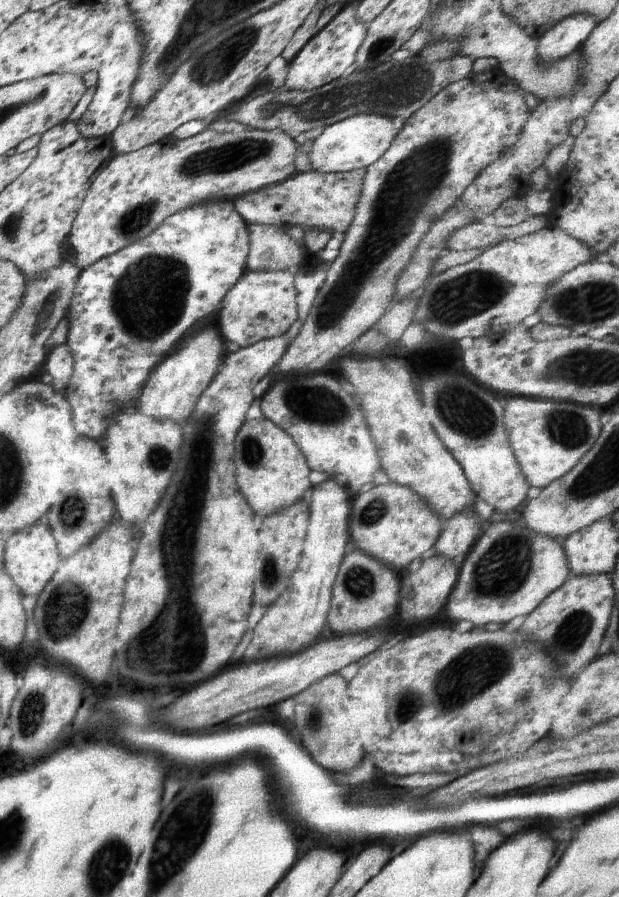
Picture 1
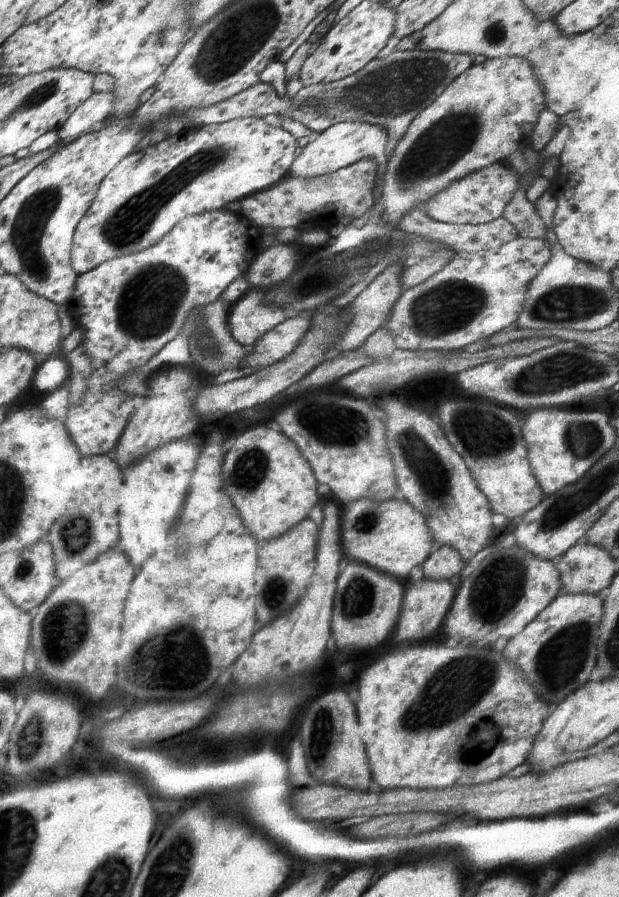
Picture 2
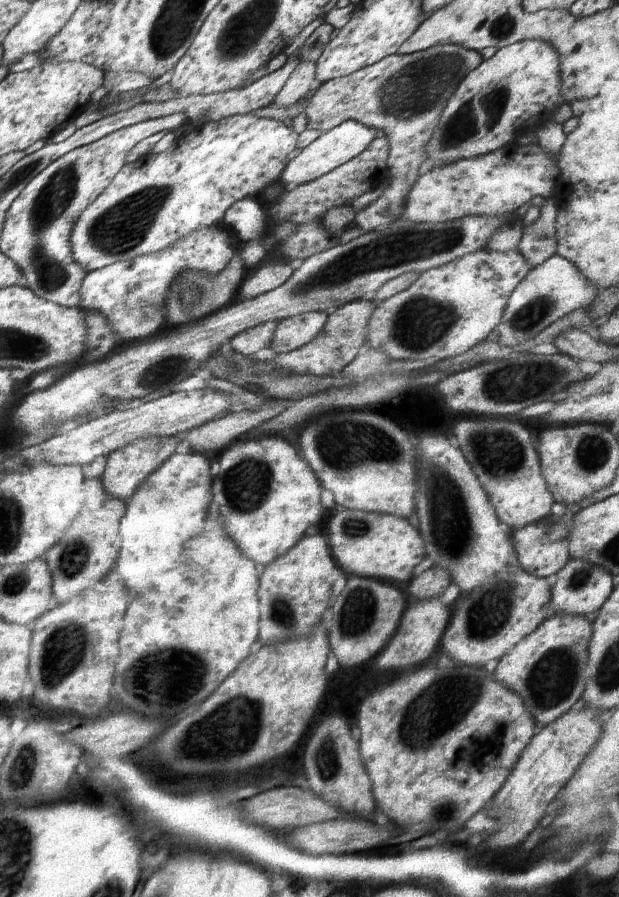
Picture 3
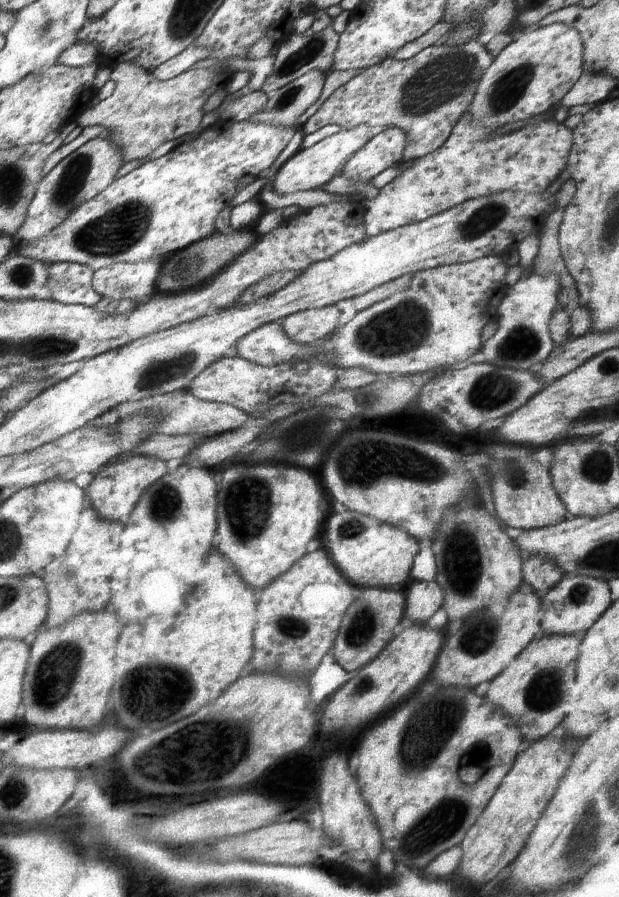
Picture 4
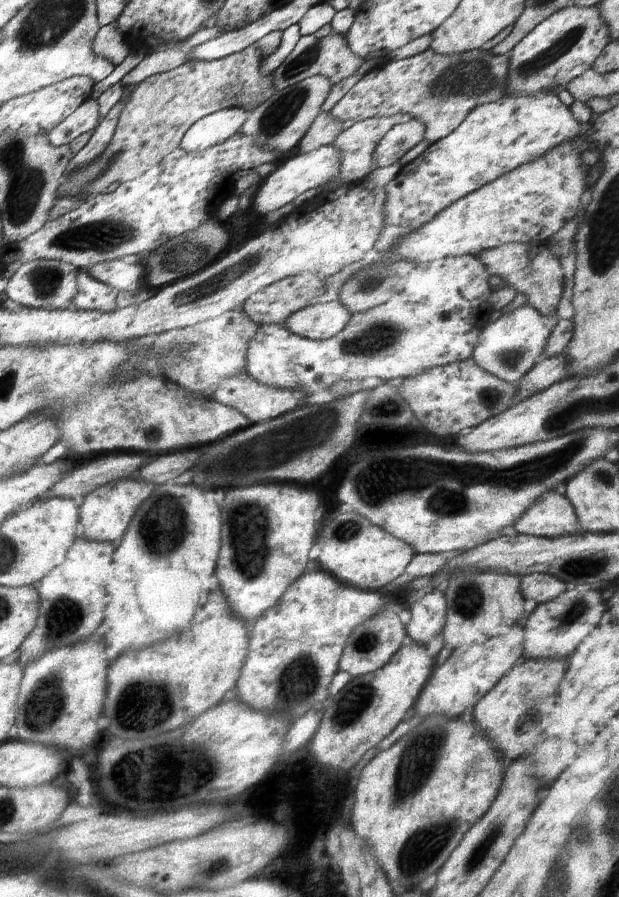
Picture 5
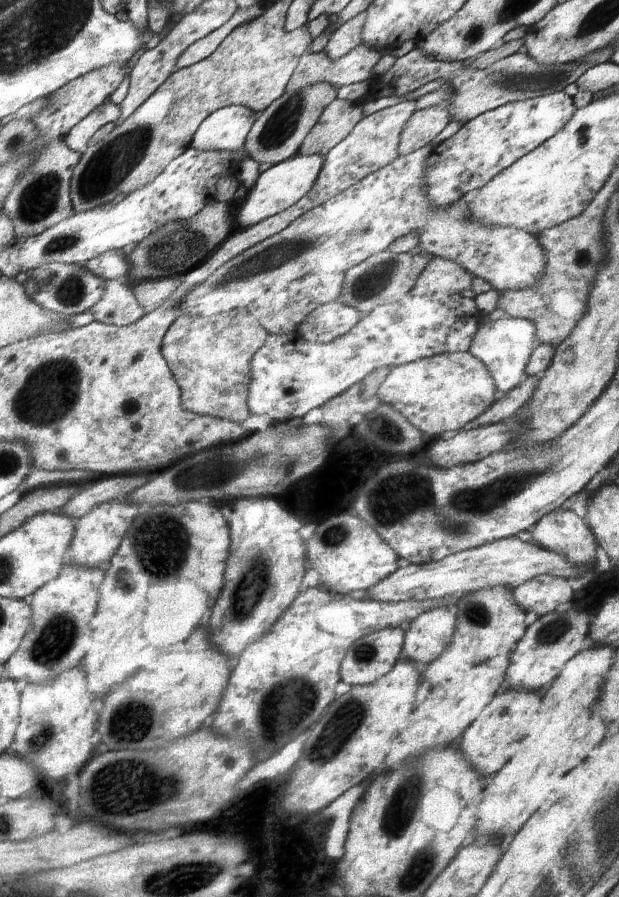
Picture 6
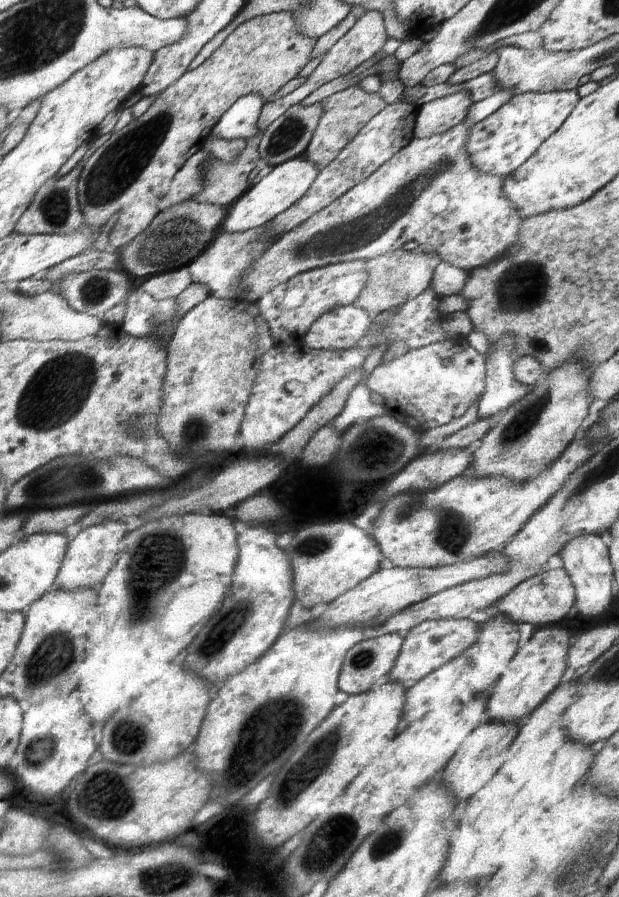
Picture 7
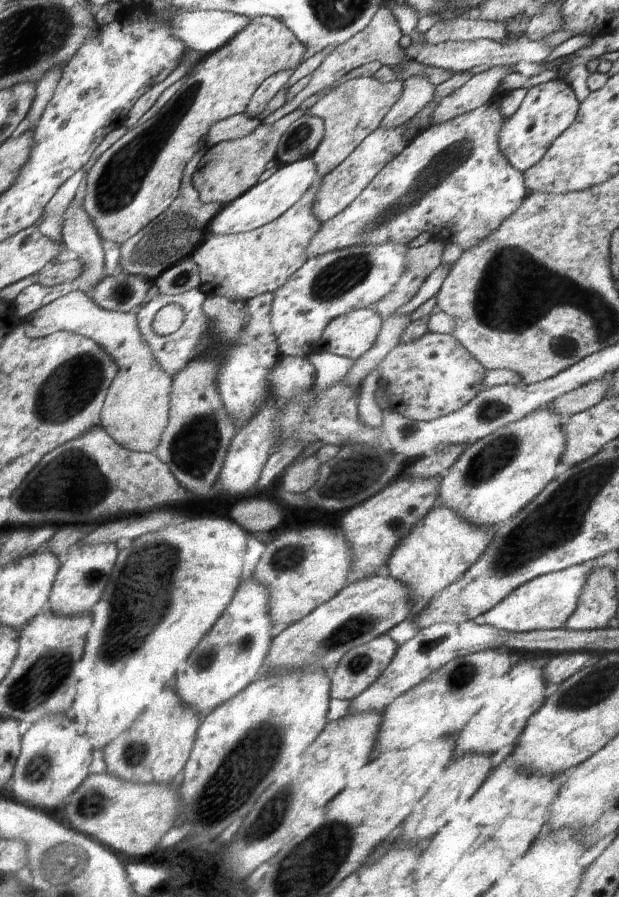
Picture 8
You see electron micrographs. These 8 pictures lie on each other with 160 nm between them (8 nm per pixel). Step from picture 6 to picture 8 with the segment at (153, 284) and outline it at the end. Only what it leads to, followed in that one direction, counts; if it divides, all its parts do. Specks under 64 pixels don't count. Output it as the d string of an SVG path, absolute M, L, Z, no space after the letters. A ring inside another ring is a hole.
M191 257L184 258L168 268L168 271L153 283L158 286L161 294L170 296L199 289L203 284L200 278L200 268Z

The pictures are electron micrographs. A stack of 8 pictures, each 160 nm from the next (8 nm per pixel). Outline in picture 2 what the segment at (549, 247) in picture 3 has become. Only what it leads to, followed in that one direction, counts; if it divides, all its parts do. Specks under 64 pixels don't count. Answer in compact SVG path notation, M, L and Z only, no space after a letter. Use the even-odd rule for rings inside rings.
M518 186L514 199L507 204L504 218L508 219L518 231L518 236L528 238L545 238L547 228L538 216L535 206L527 199L527 193Z

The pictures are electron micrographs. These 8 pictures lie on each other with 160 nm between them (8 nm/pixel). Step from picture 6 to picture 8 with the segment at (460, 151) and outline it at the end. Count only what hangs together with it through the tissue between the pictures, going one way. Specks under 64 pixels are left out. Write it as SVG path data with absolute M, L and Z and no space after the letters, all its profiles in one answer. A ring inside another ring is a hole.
M552 80L528 89L522 104L508 118L501 131L500 145L504 156L519 172L530 171L544 158L552 144L576 122L580 107L575 90L564 80Z

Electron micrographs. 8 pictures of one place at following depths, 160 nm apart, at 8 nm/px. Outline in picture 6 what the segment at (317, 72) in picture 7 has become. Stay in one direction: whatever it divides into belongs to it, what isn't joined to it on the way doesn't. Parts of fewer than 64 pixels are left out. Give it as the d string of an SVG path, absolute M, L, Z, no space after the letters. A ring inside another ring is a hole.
M362 12L355 19L344 22L334 30L324 48L326 56L338 60L350 55L356 48L362 47L367 42L364 33L368 18L368 12Z

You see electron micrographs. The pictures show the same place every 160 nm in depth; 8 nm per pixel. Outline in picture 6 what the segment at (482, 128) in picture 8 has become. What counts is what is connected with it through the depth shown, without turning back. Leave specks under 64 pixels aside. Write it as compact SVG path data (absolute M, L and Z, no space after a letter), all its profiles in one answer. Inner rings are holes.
M428 144L406 156L399 155L386 167L374 171L359 183L340 192L334 199L327 200L325 204L314 207L298 219L294 219L283 231L269 236L262 243L255 244L242 254L236 255L234 259L224 263L212 275L207 276L207 279L204 279L195 290L192 290L191 294L183 300L183 308L179 314L212 317L244 308L246 311L252 310L252 304L256 304L260 296L268 296L268 292L272 290L292 288L296 280L306 275L312 276L312 273L318 275L346 272L372 255L385 251L396 238L412 231L418 231L421 234L419 244L425 248L426 252L434 257L459 262L475 277L484 278L486 282L490 282L500 293L531 289L537 285L546 271L547 253L535 235L514 227L492 227L482 225L479 221L472 221L472 210L469 204L472 201L471 195L460 199L456 204L445 207L431 204L430 197L427 196L428 170L430 170L428 160L434 154L434 150L435 146Z

